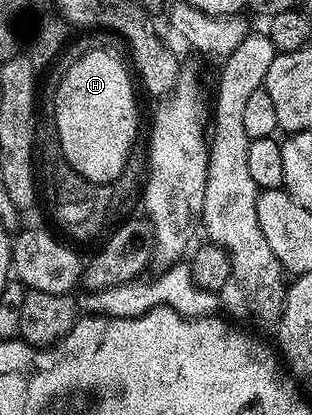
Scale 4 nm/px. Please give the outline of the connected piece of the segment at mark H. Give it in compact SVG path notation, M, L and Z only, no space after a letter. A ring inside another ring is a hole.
M106 48L90 50L66 69L64 76L56 84L55 90L58 91L54 94L52 121L57 130L59 147L66 158L66 163L88 181L113 184L116 176L124 172L124 164L128 160L130 149L134 147L139 137L138 102L134 99L136 82L131 71L128 66L126 71L125 64L108 51L109 49Z

